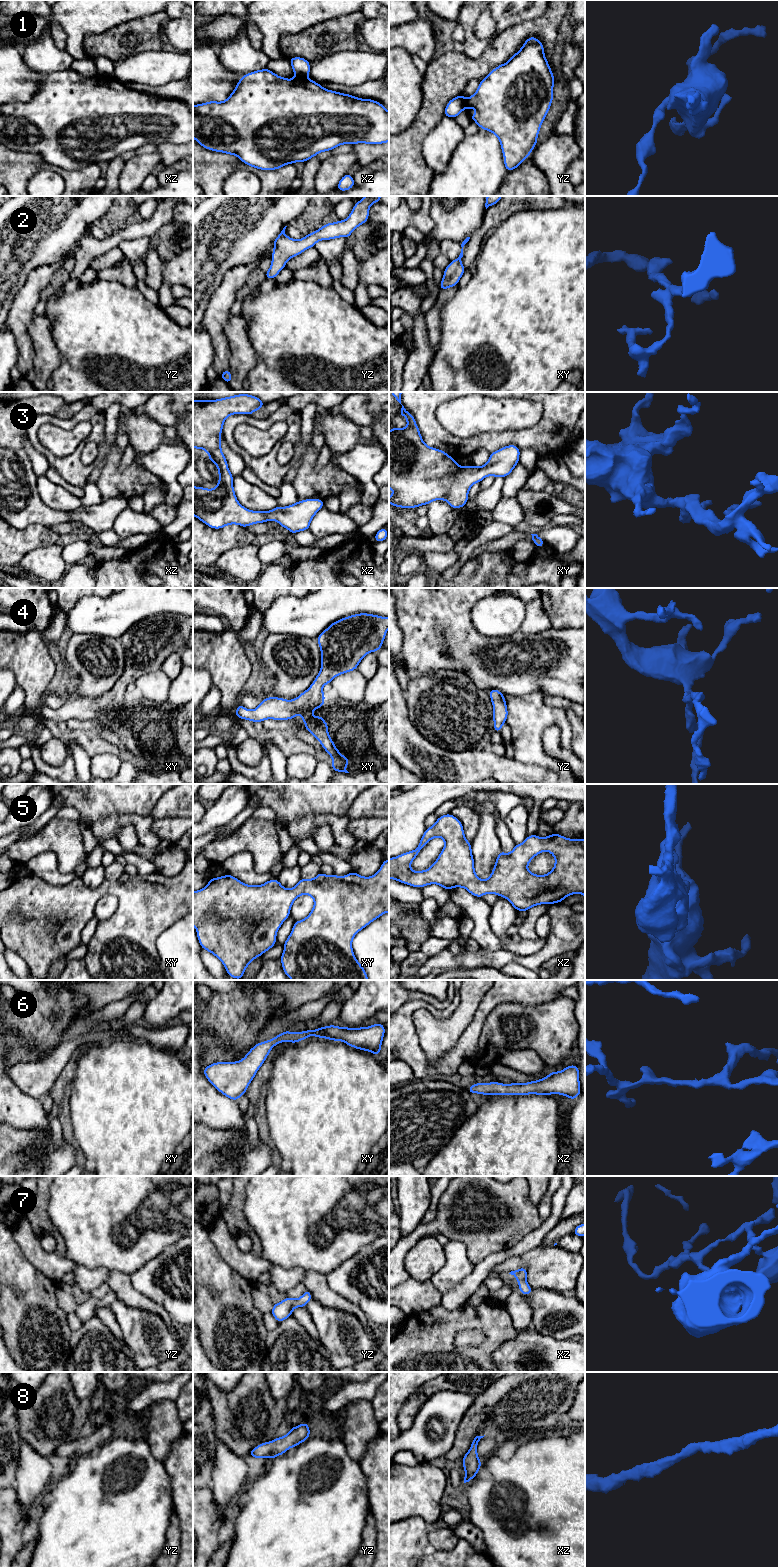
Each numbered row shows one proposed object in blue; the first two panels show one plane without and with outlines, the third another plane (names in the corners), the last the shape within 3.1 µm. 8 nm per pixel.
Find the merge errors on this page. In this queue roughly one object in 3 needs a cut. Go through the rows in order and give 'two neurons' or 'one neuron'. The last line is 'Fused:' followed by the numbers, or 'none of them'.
1: two neurons
2: one neuron
3: one neuron
4: one neuron
5: one neuron
6: one neuron
7: one neuron
8: one neuron
Fused: 1

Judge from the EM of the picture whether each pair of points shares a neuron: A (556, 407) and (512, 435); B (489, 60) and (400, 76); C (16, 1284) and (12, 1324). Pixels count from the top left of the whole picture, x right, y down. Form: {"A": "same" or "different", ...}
{"A": "same", "B": "different", "C": "same"}

